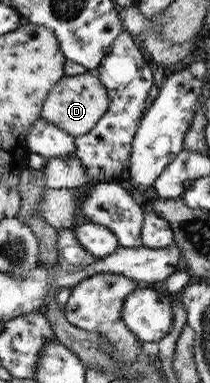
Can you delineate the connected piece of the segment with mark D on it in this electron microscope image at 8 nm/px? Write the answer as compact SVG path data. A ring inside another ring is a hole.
M95 72L66 75L51 89L50 95L44 100L41 117L77 138L90 132L107 113L109 107L110 95L107 93L107 87Z

